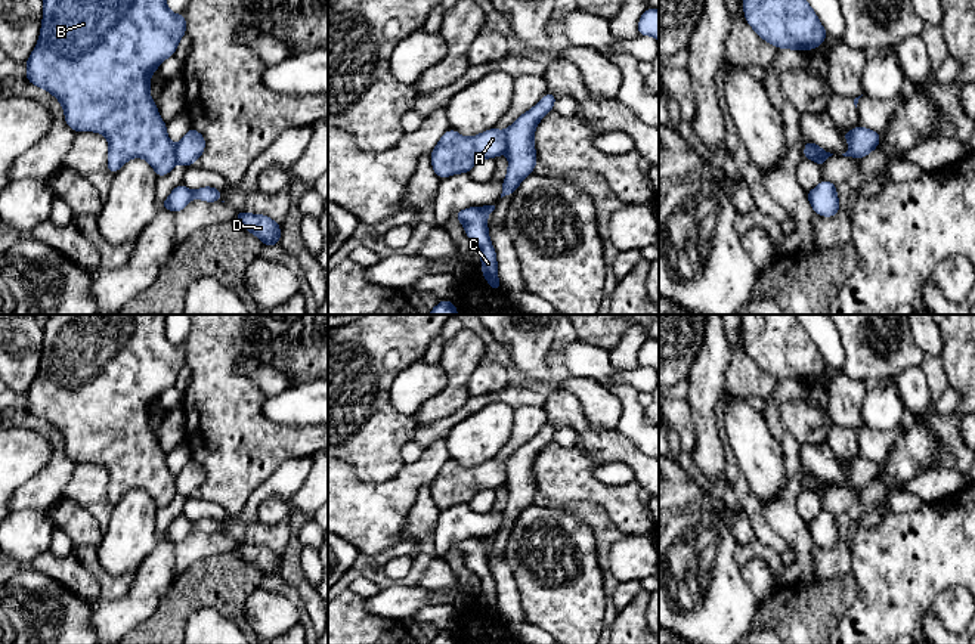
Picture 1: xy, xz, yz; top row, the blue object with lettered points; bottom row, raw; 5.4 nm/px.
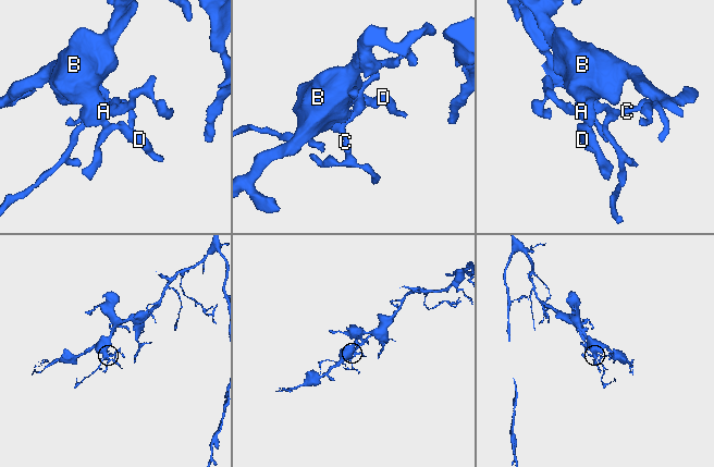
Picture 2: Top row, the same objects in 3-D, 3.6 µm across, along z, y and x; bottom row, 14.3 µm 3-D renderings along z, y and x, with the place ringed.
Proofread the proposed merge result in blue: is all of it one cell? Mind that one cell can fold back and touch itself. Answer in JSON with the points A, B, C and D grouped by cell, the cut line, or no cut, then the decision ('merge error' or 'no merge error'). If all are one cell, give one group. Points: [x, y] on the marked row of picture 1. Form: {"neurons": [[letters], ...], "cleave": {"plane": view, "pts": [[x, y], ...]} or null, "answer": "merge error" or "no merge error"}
{"neurons": [["A", "B", "D"], ["C"]], "cleave": {"plane": "xz", "pts": [[504, 132], [507, 151]]}, "answer": "merge error"}

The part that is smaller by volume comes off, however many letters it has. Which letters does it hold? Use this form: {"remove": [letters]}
{"remove": ["C"]}

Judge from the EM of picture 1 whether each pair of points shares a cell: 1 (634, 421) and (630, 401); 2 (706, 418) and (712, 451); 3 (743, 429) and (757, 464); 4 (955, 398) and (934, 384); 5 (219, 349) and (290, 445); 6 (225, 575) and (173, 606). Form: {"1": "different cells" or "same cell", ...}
{"1": "same cell", "2": "same cell", "3": "same cell", "4": "different cells", "5": "same cell", "6": "same cell"}

